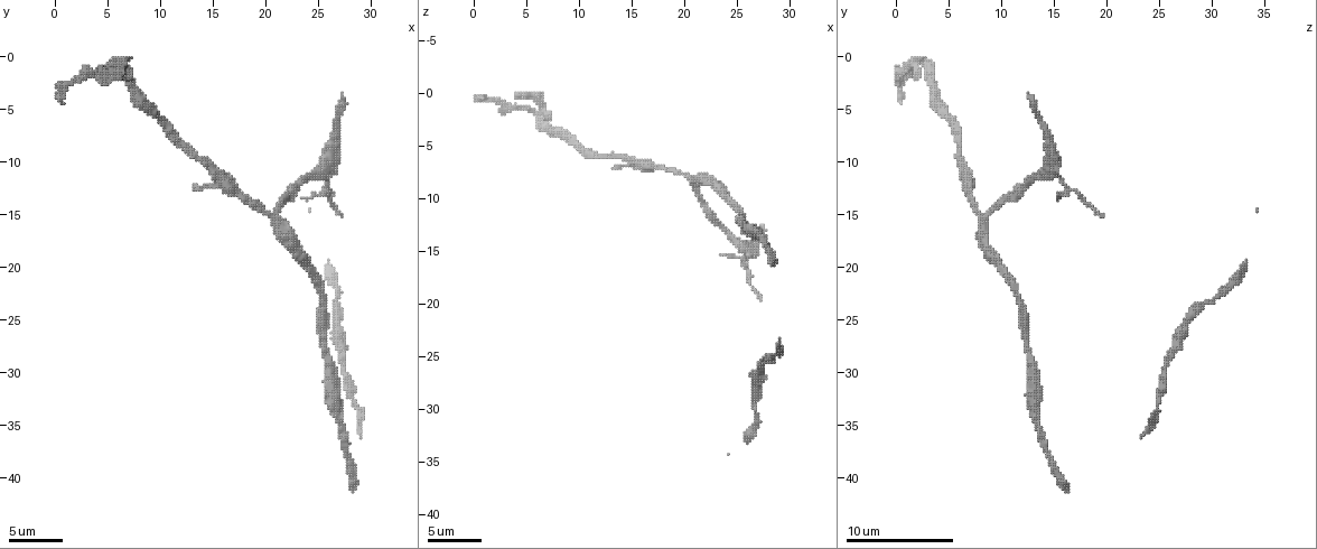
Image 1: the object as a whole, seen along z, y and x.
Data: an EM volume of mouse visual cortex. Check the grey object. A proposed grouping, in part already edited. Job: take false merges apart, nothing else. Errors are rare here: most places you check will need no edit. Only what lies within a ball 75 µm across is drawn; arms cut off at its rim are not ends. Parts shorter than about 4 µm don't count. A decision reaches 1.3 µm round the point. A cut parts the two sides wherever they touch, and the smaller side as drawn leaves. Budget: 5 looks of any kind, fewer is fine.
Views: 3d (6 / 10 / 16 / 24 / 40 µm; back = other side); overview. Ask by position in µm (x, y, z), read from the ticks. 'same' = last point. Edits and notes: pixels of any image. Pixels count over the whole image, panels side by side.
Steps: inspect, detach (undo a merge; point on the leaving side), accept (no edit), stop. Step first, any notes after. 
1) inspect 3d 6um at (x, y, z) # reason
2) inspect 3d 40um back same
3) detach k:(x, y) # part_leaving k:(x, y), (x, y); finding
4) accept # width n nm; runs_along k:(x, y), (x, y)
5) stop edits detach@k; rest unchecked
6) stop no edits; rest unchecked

inspect 3d 16um at (6.2, 0.4, 1.8) # four or more arms meet

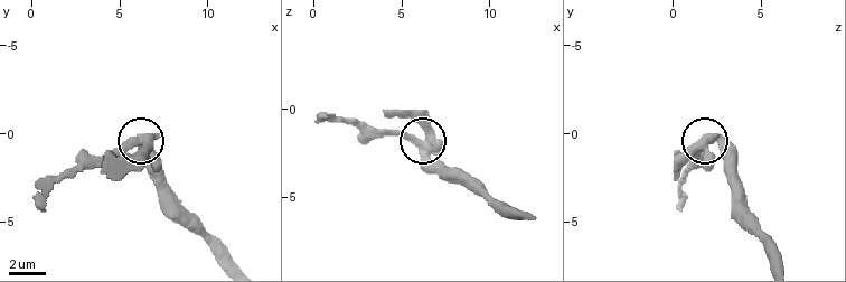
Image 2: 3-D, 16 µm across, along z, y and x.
detach 2:(146, 148) # width 420 nm; part_leaving 2:(140, 135), (65, 171), (50, 190), (46, 210); two cells meet here

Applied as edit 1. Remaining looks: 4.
inspect overview

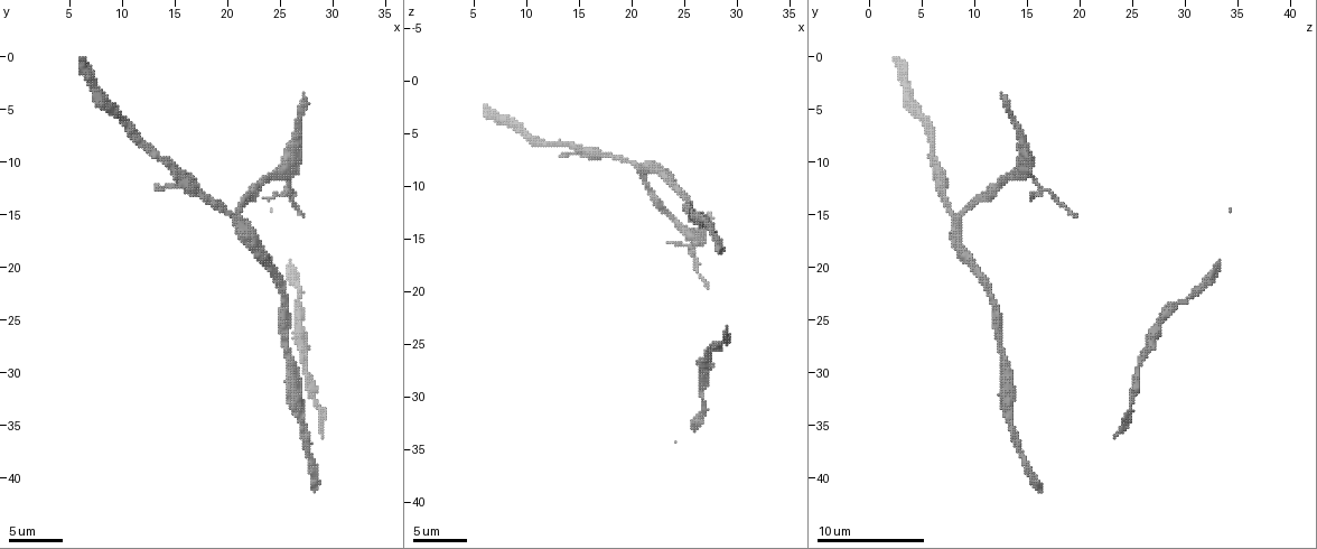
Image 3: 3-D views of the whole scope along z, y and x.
inspect 3d 6um at (26.4, 11.0, 15.0)

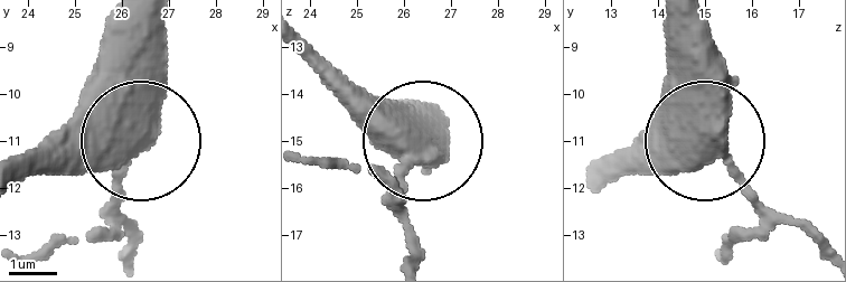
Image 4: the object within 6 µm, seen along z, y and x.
detach 4:(112, 216) # width 500 nm; part_leaving 4:(129, 163), (121, 223), (133, 255); a second cell is stuck on

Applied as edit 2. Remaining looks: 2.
inspect 3d 10um at (20.6, 15.0, 8.2) # thin arm on a thick one

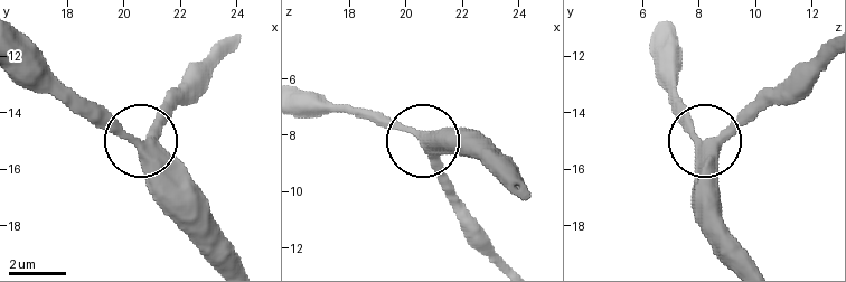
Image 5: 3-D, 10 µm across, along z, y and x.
inspect 3d 10um back at (20.8, 15.1, 8.4) # other side

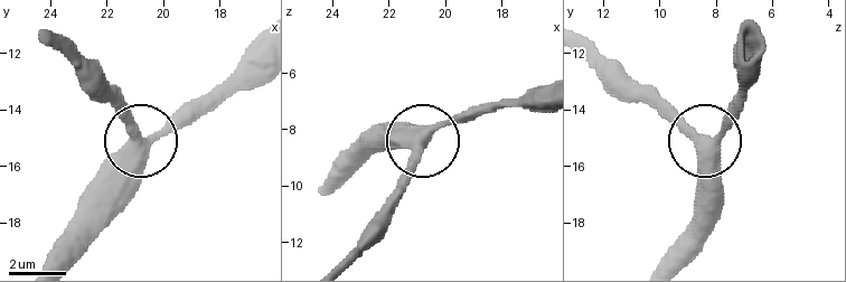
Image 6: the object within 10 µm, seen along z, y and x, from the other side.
accept # runs_along 6:(663, 260), (696, 209), (698, 137), (655, 88); continuous, no second cell

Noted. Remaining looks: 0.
stop edits detach@2, detach@4; rest unchecked

